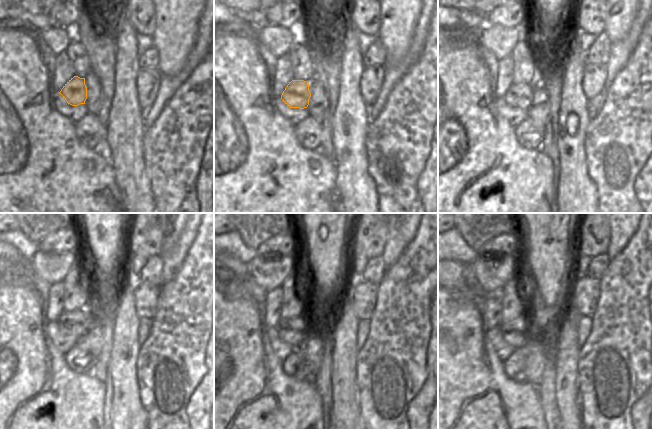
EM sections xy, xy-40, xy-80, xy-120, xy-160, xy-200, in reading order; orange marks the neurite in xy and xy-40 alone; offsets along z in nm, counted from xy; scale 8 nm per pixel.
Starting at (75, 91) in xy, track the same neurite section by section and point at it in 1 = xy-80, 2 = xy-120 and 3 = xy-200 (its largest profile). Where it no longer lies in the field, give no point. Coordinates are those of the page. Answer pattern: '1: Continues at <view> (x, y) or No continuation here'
1: Continues at xy-80 (520, 96)
2: Continues at xy-120 (74, 323)
3: Continues at xy-200 (515, 339).

